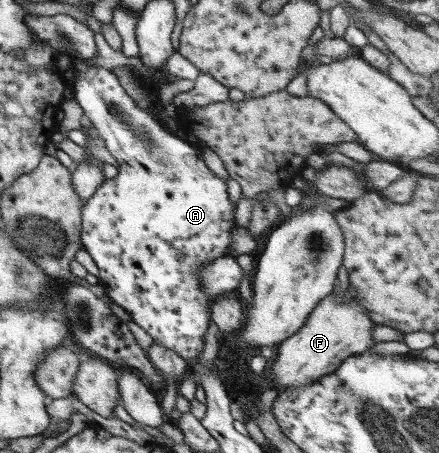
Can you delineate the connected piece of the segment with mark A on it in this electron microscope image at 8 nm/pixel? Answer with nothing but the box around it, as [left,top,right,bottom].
[61,54,237,366]

